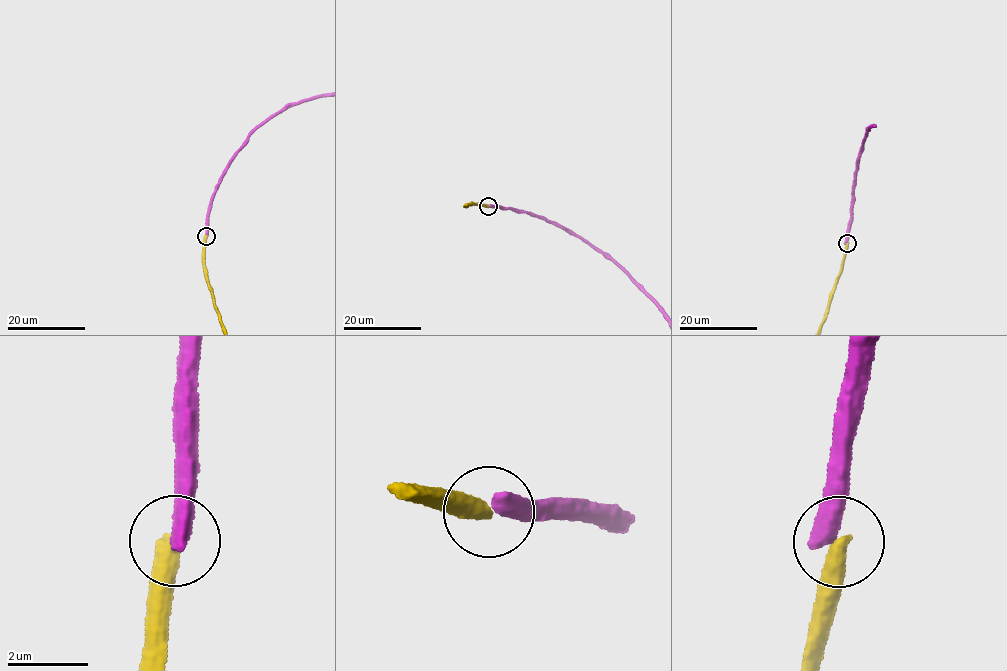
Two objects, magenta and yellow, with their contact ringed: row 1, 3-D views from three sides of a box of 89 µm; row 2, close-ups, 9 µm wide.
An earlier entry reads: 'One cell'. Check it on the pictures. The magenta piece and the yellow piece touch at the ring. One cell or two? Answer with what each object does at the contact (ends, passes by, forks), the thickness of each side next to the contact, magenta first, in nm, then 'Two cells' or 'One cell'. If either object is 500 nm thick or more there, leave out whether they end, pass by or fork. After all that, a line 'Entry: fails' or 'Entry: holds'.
At the ring magenta ends. At the ring yellow ends. Thickness 480 nm (magenta) against 460 nm. Two cells
Entry: fails

